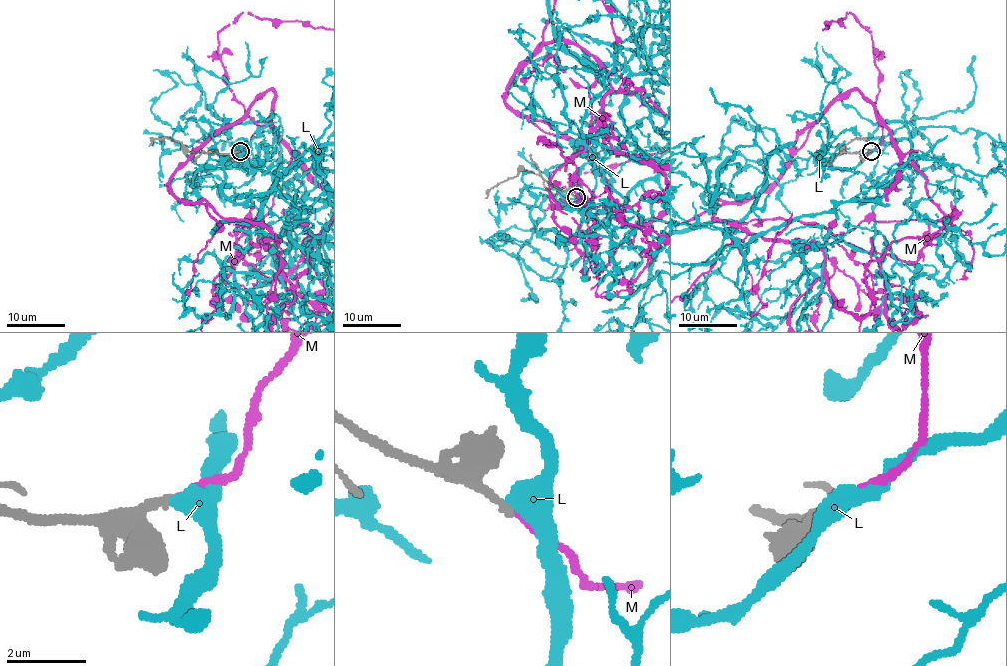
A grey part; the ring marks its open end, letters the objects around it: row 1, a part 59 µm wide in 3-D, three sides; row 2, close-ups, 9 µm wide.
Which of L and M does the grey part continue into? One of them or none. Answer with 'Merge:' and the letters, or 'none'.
Merge: M

